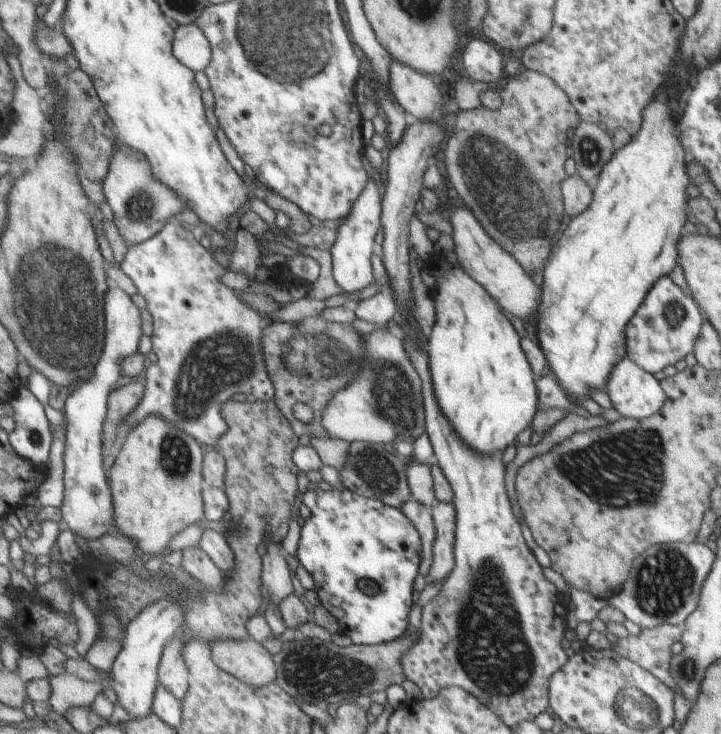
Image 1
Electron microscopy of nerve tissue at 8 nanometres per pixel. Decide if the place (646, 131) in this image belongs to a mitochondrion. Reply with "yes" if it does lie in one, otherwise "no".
no

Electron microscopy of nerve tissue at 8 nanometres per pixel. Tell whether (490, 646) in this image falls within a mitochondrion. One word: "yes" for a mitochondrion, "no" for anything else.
yes

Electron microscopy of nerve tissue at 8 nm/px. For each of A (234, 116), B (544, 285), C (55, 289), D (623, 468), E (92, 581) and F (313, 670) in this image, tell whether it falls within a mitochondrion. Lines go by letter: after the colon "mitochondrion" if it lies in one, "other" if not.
A: other
B: other
C: mitochondrion
D: mitochondrion
E: other
F: mitochondrion

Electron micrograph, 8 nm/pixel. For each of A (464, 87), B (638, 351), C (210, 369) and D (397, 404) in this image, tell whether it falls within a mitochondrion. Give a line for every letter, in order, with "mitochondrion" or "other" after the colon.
A: other
B: other
C: mitochondrion
D: mitochondrion

